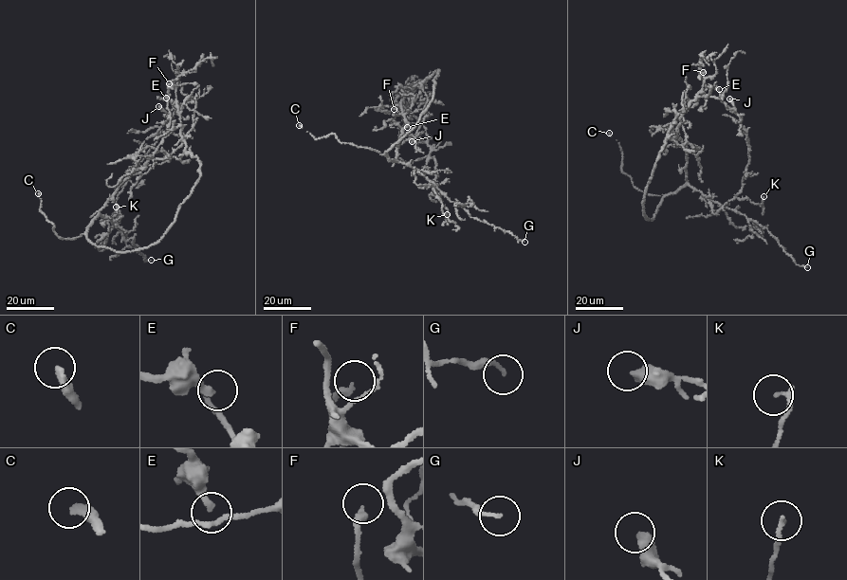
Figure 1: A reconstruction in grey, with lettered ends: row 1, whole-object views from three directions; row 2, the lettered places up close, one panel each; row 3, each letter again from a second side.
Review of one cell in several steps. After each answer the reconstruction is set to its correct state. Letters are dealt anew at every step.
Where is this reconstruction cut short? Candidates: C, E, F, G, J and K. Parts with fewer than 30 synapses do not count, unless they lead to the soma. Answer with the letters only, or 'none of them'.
C, E

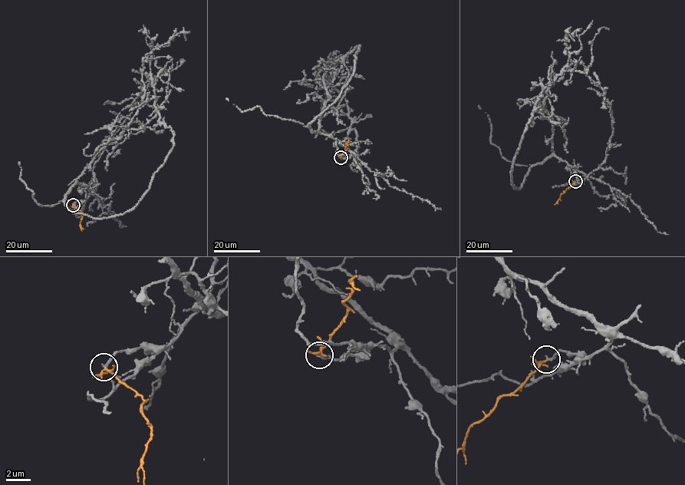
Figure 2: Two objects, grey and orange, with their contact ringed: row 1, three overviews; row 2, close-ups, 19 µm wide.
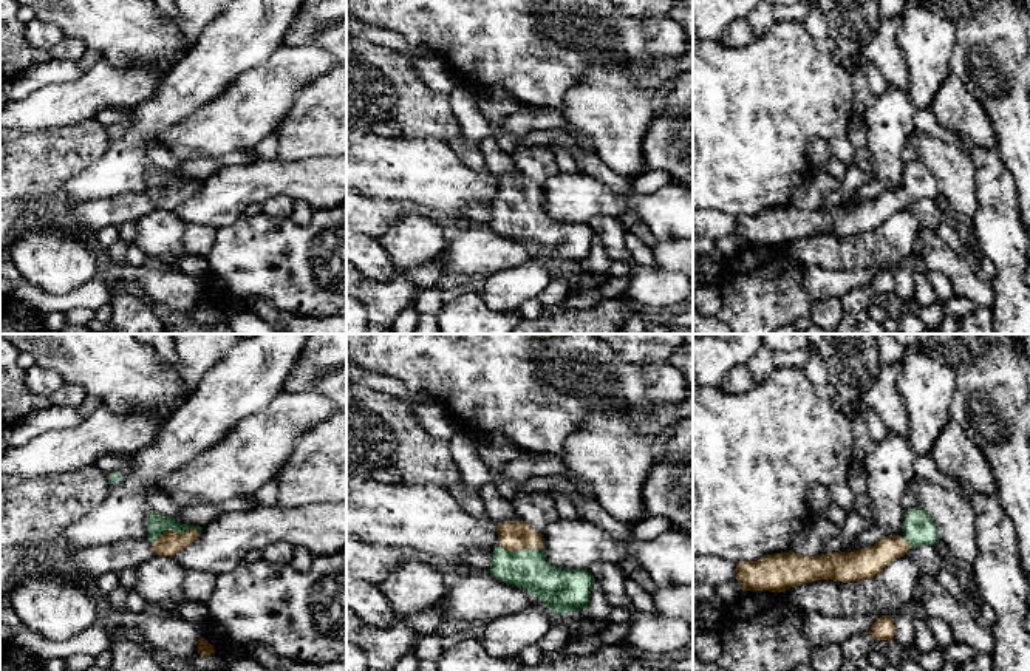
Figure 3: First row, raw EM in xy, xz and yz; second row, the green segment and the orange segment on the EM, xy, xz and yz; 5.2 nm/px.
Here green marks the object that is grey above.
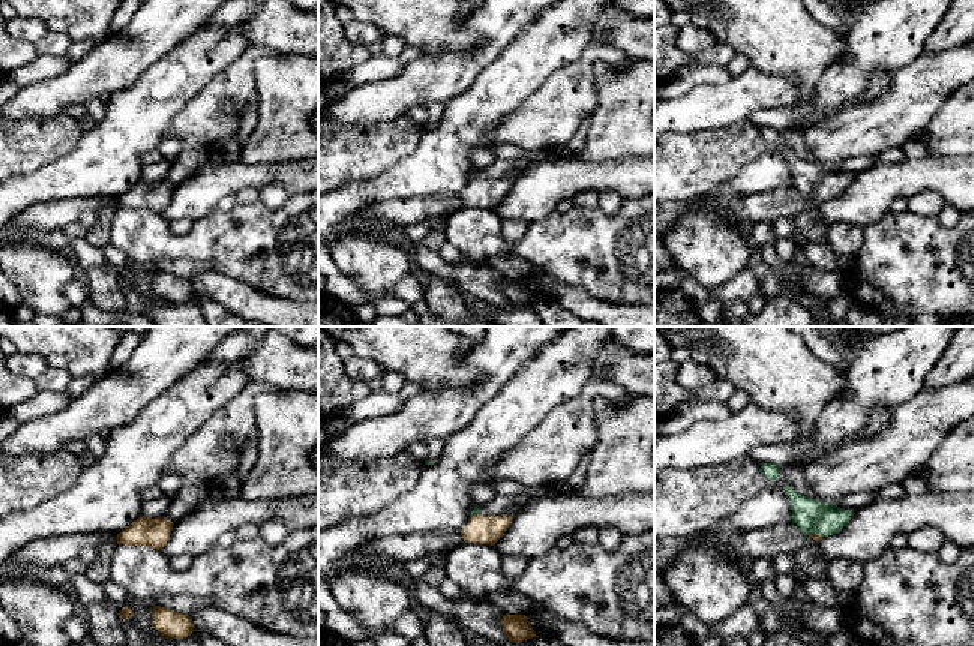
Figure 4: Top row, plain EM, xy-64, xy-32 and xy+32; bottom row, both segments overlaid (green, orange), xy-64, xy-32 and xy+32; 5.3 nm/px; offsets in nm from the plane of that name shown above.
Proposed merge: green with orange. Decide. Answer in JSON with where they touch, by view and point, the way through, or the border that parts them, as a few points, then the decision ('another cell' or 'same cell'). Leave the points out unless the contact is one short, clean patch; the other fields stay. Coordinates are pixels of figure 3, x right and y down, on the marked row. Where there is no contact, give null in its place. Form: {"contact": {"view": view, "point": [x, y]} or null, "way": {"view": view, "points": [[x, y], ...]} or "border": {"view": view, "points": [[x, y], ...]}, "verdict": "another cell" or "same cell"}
{"contact": {"view": "xy", "point": [173, 529]}, "way": {"view": "xy", "points": [[156, 524], [161, 529], [173, 529], [169, 543]]}, "verdict": "same cell"}

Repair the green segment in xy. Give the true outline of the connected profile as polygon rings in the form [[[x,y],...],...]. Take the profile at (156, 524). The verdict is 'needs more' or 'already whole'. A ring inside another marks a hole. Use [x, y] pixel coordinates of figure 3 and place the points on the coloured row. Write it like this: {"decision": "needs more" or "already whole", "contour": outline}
{"decision": "needs more", "contour": [[[152,510],[147,515],[147,530],[153,552],[173,558],[200,536],[203,527],[181,524],[175,518]]]}

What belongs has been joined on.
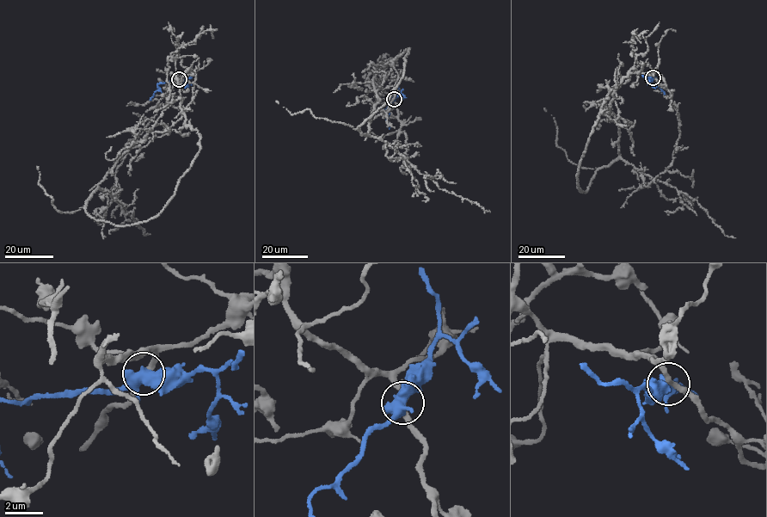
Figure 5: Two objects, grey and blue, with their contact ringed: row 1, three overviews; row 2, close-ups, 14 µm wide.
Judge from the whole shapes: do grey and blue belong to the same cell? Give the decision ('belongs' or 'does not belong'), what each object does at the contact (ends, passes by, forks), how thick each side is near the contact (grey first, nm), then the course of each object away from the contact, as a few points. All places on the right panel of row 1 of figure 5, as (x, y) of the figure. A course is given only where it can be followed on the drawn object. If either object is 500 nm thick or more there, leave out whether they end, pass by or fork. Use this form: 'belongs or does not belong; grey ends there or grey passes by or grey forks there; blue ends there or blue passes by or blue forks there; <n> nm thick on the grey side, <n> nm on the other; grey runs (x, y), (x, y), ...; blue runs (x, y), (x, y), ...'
belongs; grey passes by; blue forks there; 280 nm thick on the grey side, 480 nm on the other; grey runs (653, 77), (631, 70), (608, 94), (579, 191), (617, 157), (620, 126), (604, 105), (638, 65), (635, 49); blue runs (653, 77), (665, 95)

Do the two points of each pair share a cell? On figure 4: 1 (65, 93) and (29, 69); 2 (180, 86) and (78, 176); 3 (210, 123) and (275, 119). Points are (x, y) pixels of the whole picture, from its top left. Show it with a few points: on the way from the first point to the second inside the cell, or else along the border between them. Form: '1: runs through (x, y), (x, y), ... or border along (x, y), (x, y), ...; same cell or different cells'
1: border along (71, 63), (59, 75), (21, 87); different cells
2: runs through (155, 104), (104, 155); same cell
3: border along (252, 69), (258, 104); different cells

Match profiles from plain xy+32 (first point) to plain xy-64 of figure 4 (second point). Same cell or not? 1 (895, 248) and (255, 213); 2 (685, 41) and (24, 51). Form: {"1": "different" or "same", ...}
{"1": "same", "2": "different"}

